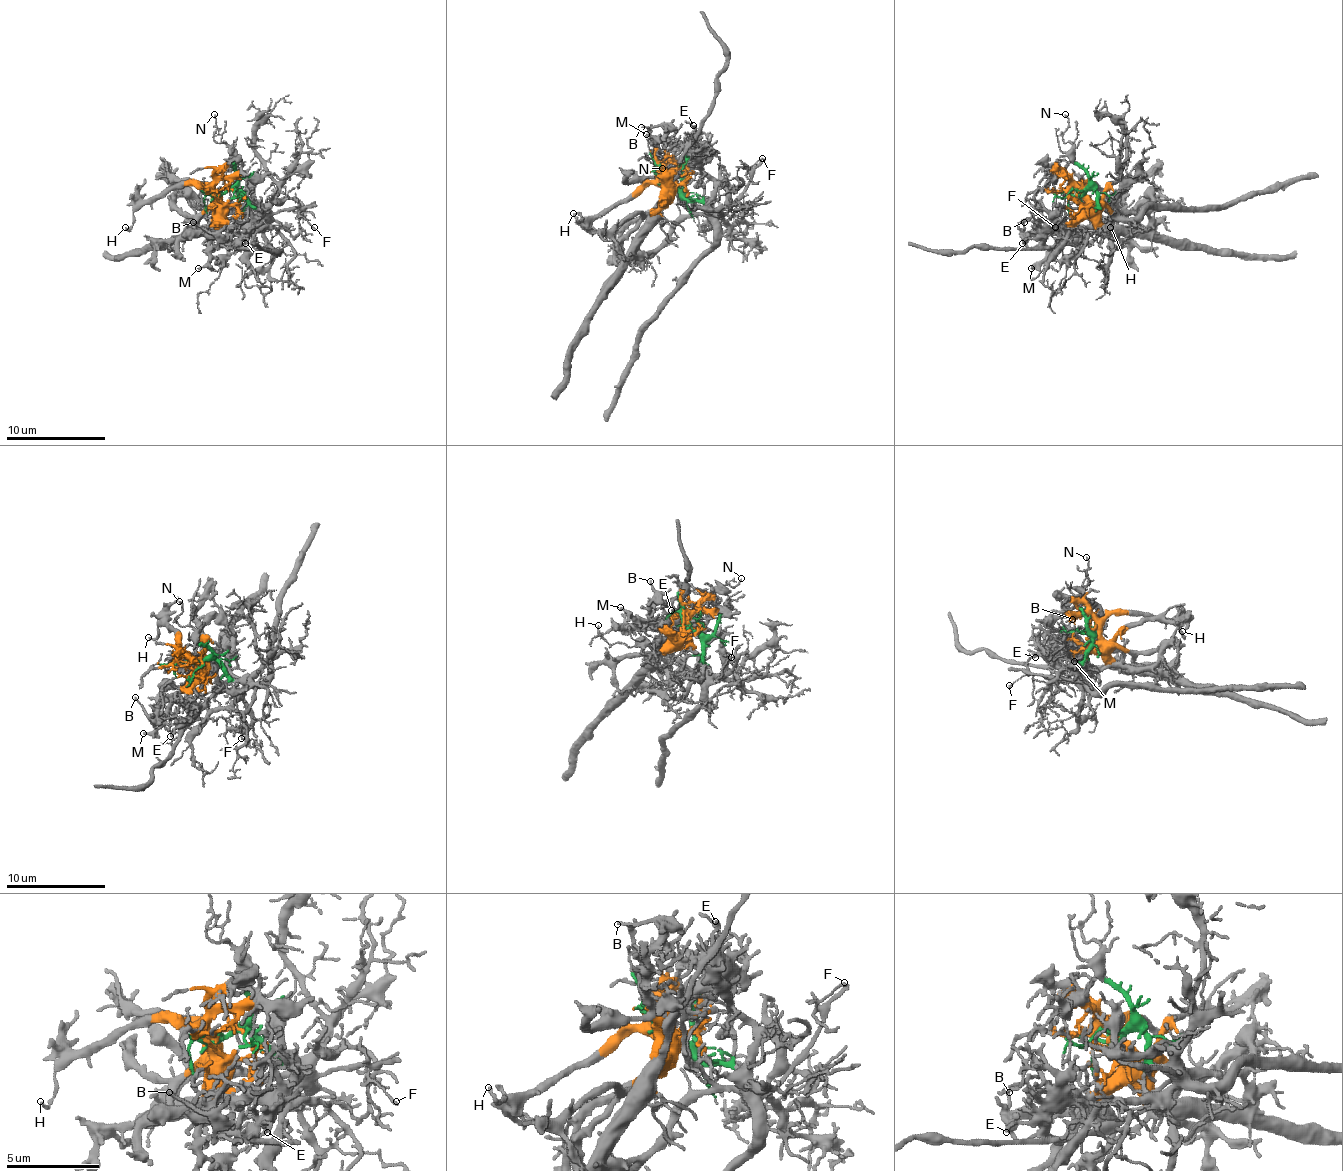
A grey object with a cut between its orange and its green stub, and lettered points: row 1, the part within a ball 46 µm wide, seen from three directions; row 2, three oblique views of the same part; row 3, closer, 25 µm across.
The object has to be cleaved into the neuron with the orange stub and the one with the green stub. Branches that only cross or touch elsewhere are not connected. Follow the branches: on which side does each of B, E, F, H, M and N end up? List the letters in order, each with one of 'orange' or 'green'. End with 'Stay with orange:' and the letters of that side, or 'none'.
B: orange
E: orange
F: green
H: orange
M: orange
N: green
Stay with orange: B, E, H, M

